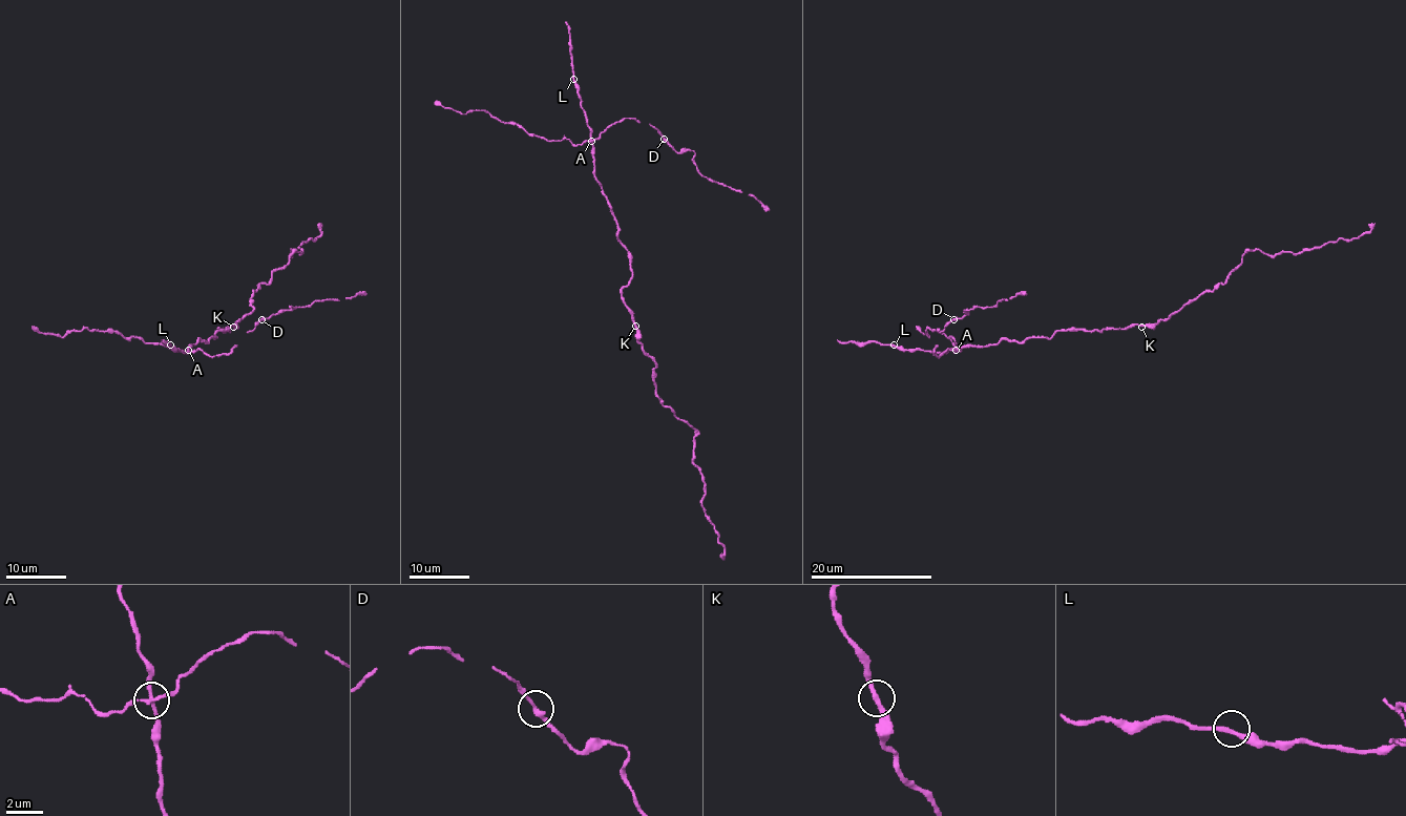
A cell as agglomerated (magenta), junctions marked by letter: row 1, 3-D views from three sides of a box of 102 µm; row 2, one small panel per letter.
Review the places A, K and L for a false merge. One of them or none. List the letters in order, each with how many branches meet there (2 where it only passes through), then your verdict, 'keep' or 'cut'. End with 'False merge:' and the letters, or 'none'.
A: 4 | keep
K: 2 | keep
L: 2 | keep
False merge: none

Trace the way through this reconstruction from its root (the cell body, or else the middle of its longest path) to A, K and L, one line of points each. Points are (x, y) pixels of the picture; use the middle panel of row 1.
A: (631, 260), (631, 253), (617, 237), (617, 222), (594, 175), (591, 141)
K: (631, 260), (632, 278), (622, 289), (622, 301), (635, 326)
L: (631, 260), (631, 253), (617, 237), (617, 222), (594, 175), (591, 133), (573, 79)

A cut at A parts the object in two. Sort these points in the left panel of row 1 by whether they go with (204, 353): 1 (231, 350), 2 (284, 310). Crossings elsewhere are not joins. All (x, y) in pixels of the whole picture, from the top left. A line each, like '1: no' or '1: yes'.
1: yes
2: yes

